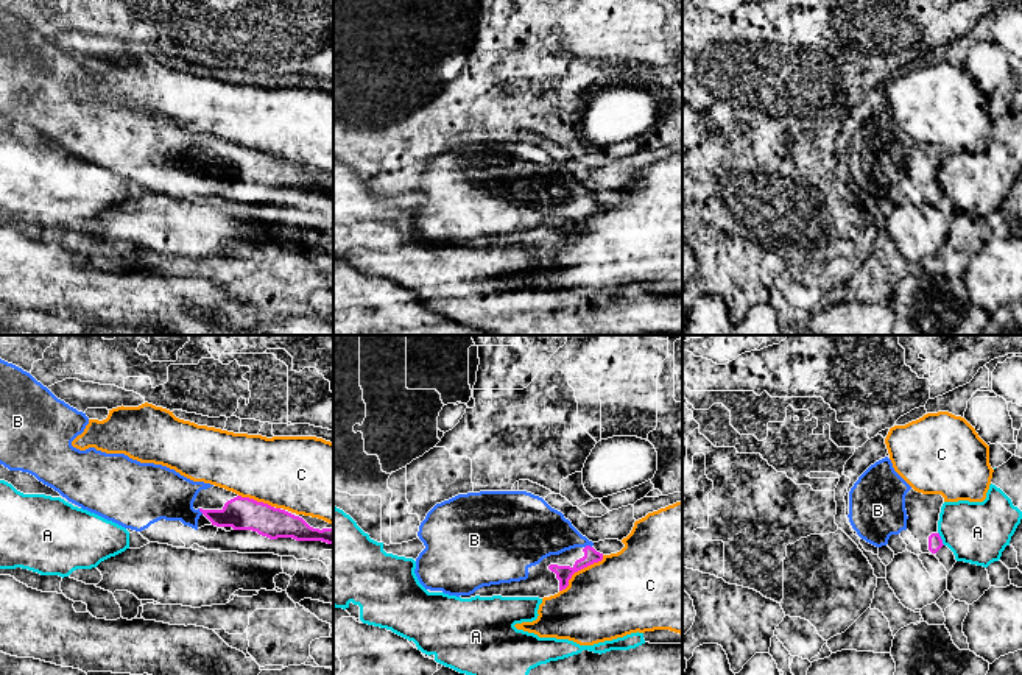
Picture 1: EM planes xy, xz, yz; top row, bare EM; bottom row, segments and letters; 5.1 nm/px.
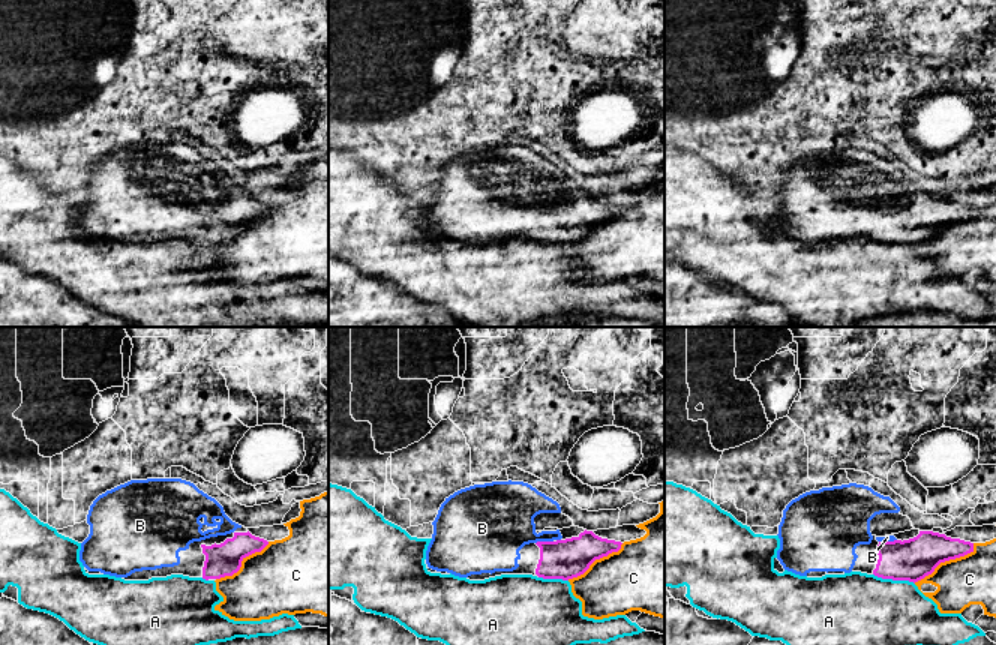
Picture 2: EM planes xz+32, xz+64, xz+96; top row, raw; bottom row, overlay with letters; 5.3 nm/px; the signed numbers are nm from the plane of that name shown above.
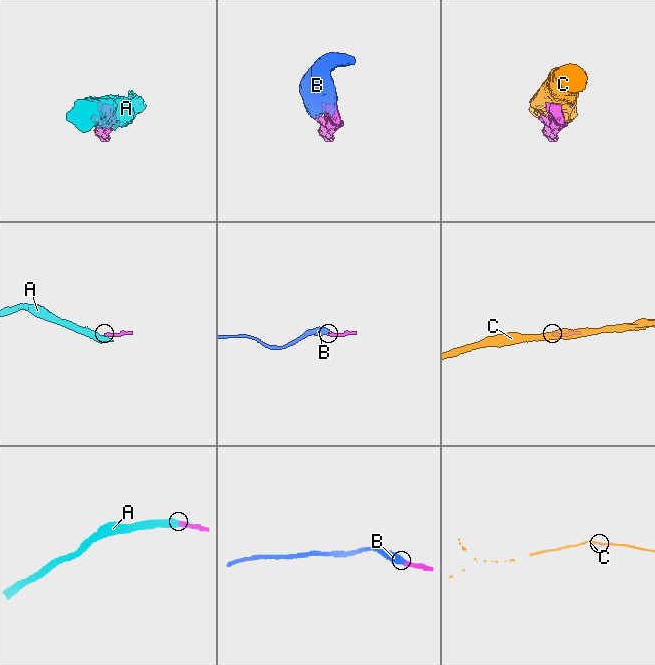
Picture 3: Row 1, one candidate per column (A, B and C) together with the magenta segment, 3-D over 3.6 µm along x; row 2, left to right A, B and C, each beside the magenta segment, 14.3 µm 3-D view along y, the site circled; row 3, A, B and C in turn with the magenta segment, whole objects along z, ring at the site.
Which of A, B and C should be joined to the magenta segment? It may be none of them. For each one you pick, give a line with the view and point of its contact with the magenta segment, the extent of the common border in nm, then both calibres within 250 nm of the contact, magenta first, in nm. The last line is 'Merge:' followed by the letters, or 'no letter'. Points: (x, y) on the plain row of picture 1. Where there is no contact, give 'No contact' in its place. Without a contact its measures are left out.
B: Touches magenta at xz (588, 197). Shared border 40 nm. Thickness 80 nm (magenta) against 260 nm
Merge: B

